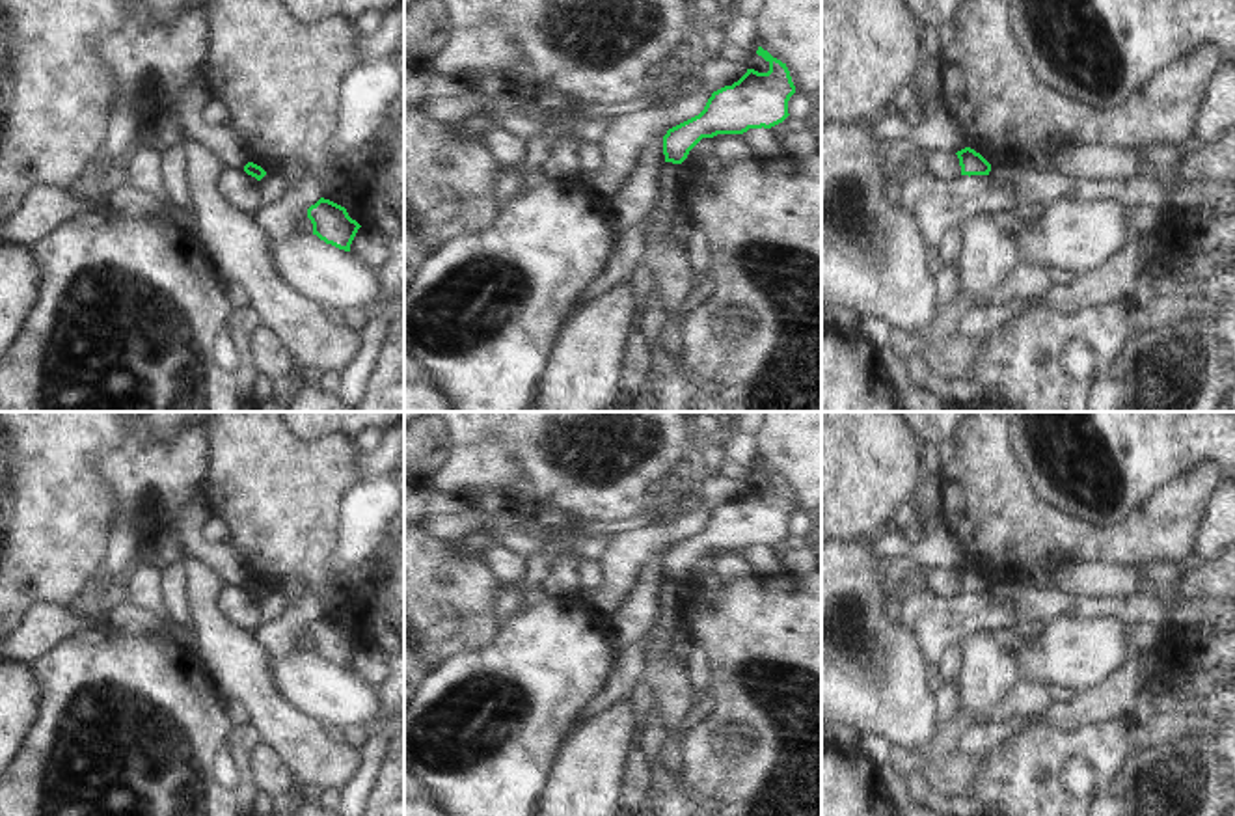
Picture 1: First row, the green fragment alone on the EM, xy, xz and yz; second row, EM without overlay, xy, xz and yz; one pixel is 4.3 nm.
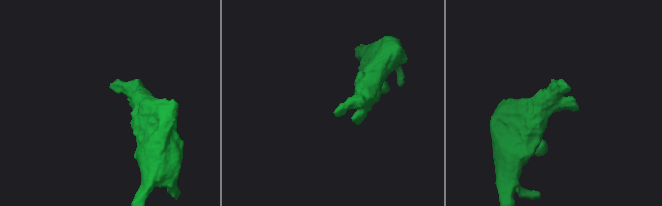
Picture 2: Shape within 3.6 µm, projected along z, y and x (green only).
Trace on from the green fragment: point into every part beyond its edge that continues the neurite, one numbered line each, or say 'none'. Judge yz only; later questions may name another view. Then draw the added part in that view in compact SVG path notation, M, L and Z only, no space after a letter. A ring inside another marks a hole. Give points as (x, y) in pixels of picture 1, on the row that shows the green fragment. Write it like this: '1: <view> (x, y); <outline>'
none

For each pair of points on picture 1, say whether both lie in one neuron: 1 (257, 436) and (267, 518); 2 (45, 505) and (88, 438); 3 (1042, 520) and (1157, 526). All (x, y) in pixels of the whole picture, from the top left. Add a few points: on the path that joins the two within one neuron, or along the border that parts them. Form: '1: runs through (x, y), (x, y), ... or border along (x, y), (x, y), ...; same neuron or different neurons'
1: runs through (257, 457), (257, 470), (267, 485), (267, 498); same neuron
2: runs through (45, 489), (45, 481), (71, 455); same neuron
3: runs through (1070, 539), (1129, 541); same neuron

